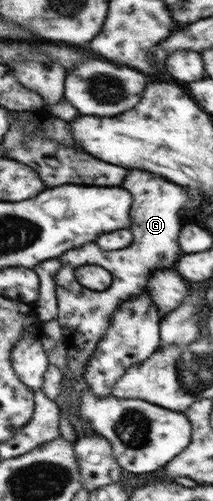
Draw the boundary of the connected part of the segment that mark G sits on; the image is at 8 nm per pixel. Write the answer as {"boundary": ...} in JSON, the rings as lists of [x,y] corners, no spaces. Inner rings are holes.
{"boundary":[[[130,168],[128,176],[124,178],[124,186],[132,196],[134,196],[134,206],[132,206],[132,232],[134,232],[134,242],[132,246],[123,249],[113,250],[114,254],[100,254],[100,247],[96,242],[88,242],[80,247],[64,252],[60,256],[62,268],[56,273],[56,292],[57,292],[57,322],[62,327],[64,344],[67,350],[67,366],[69,375],[63,374],[63,380],[71,379],[70,394],[65,395],[63,386],[60,395],[64,397],[68,407],[68,419],[76,431],[77,438],[92,437],[100,435],[94,432],[86,422],[78,418],[78,407],[80,407],[80,391],[88,389],[88,382],[84,378],[86,371],[86,361],[92,357],[92,352],[96,349],[96,343],[100,341],[108,331],[110,317],[118,309],[120,303],[136,297],[138,293],[146,291],[146,283],[150,273],[156,268],[170,268],[172,262],[178,260],[180,256],[179,234],[183,227],[182,208],[188,204],[187,192],[182,186],[165,180],[164,177],[146,170]],[[82,264],[97,264],[108,269],[111,274],[111,285],[103,291],[90,291],[86,287],[78,285],[74,269]]]}

